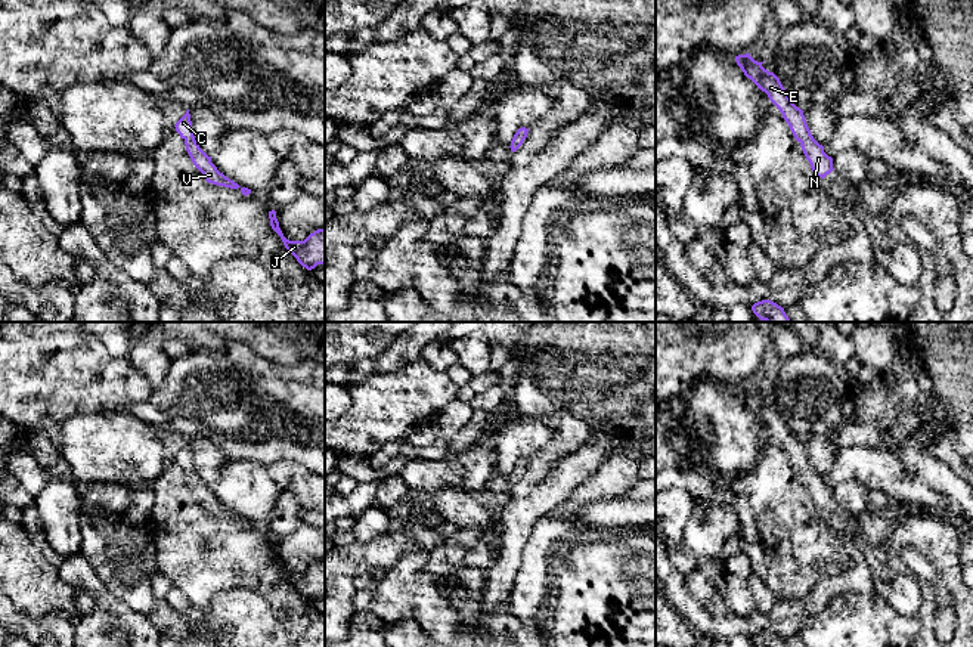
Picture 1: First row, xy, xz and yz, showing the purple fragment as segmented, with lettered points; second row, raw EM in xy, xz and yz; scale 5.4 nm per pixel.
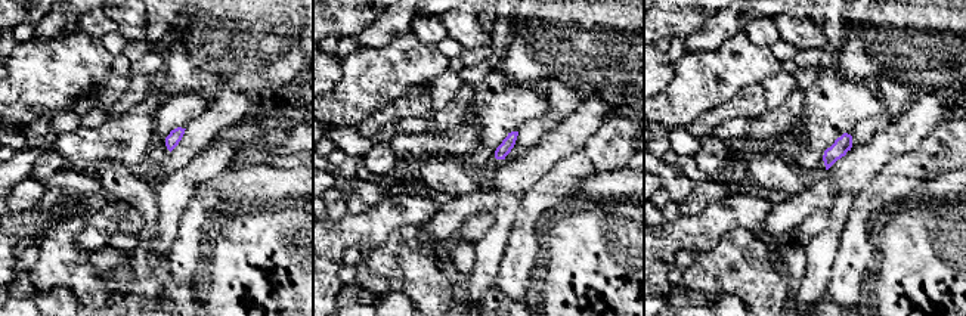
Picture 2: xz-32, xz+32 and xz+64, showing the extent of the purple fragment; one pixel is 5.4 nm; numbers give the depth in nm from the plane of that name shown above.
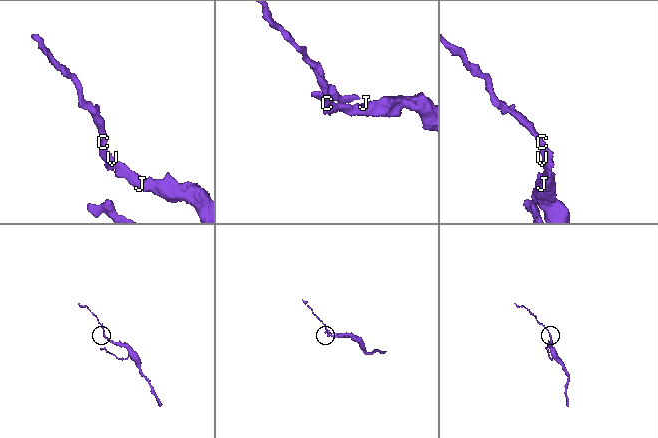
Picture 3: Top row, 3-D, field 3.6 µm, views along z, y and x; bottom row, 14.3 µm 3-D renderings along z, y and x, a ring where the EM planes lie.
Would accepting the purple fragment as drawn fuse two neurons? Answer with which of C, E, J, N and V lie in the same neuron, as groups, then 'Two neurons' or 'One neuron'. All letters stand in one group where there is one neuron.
Groups: C E J N V. One neuron

